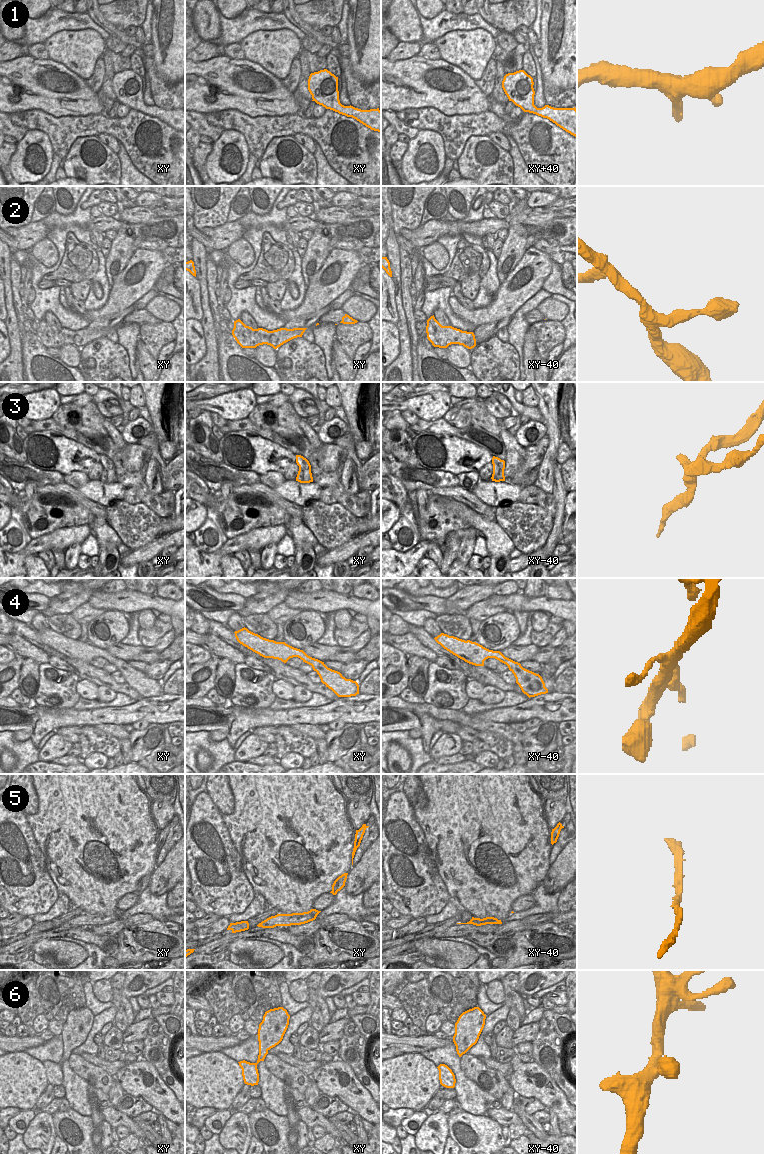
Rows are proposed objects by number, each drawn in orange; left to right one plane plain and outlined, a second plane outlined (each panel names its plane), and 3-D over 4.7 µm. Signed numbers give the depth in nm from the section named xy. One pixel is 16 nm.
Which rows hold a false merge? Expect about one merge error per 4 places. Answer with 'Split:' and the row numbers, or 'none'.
Split: 3

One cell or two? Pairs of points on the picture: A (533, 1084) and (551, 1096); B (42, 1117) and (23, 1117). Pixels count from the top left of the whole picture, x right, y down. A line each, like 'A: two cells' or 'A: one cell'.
A: one cell
B: two cells

